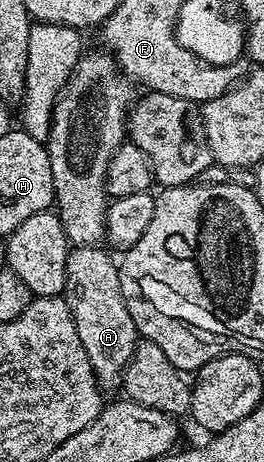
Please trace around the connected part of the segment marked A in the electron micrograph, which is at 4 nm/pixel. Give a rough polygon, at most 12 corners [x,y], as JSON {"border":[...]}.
{"border":[[98,245],[66,262],[64,298],[103,392],[140,336],[118,263]]}

